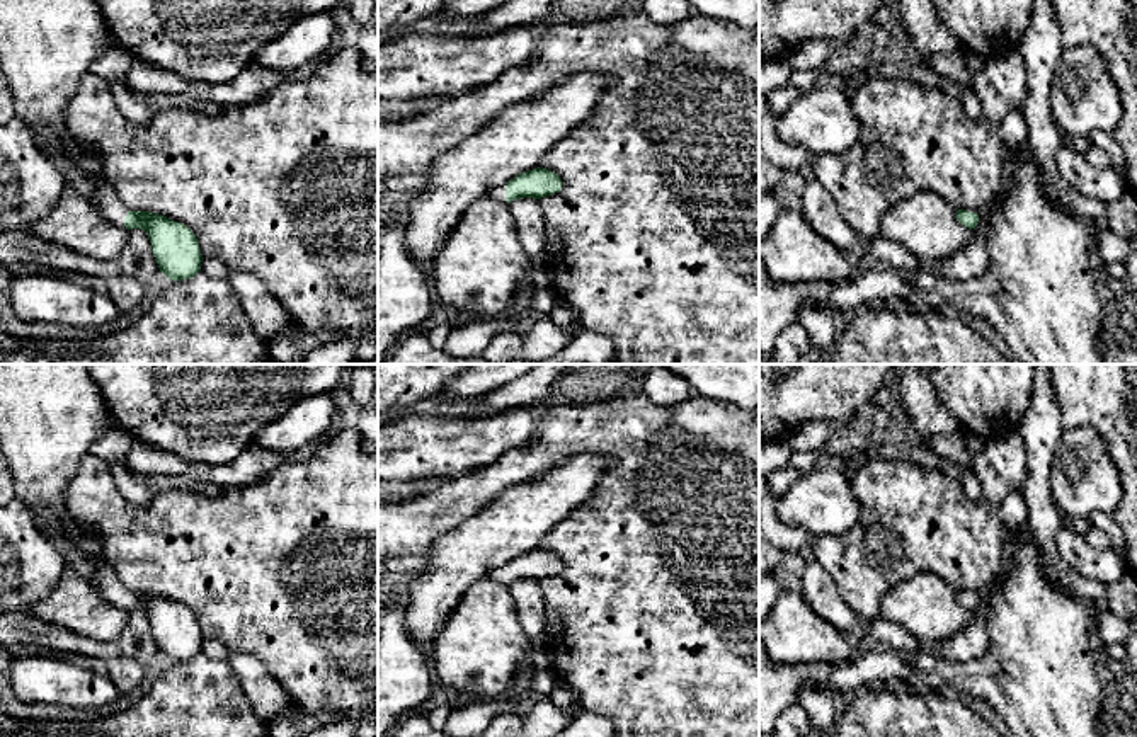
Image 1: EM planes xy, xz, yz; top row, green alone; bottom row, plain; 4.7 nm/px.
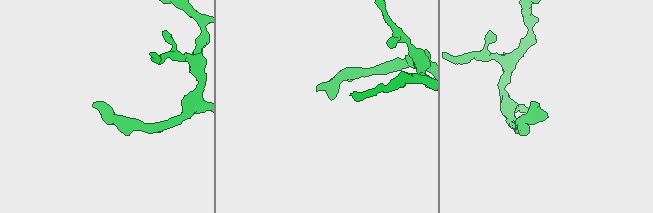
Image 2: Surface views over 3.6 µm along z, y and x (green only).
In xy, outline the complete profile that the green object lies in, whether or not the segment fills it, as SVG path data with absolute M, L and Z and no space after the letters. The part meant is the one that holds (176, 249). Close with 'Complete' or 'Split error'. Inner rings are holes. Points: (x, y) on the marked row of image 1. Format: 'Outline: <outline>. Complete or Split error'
Outline: M48 141L43 151L61 172L66 187L90 197L107 221L146 231L158 269L170 281L191 279L201 272L203 255L191 228L157 213L129 211L107 179L82 175L54 141Z. Split error

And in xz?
Outline: M533 169L511 179L506 186L494 187L487 197L499 203L511 203L519 197L541 199L562 189L562 179L548 169Z. Split error

